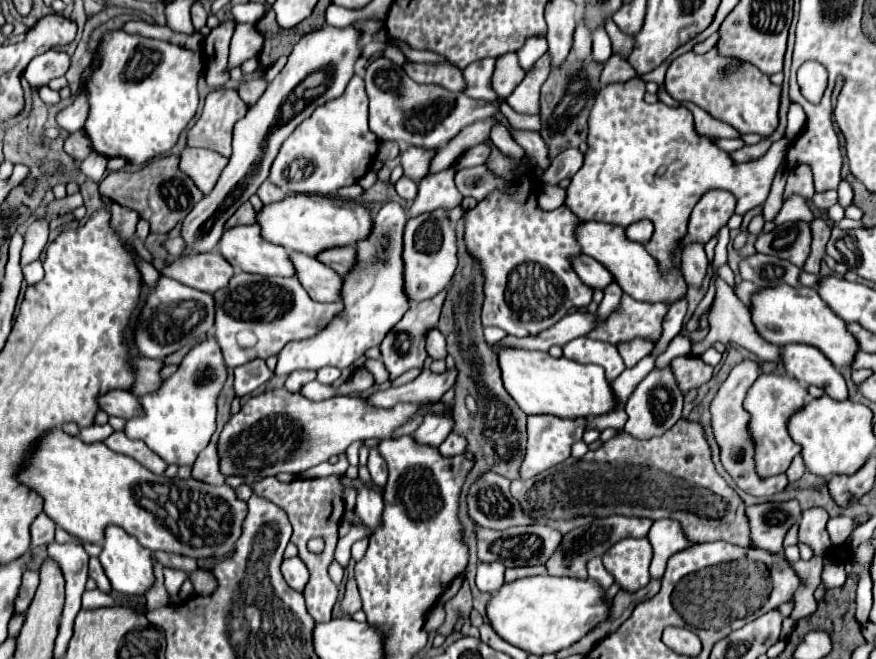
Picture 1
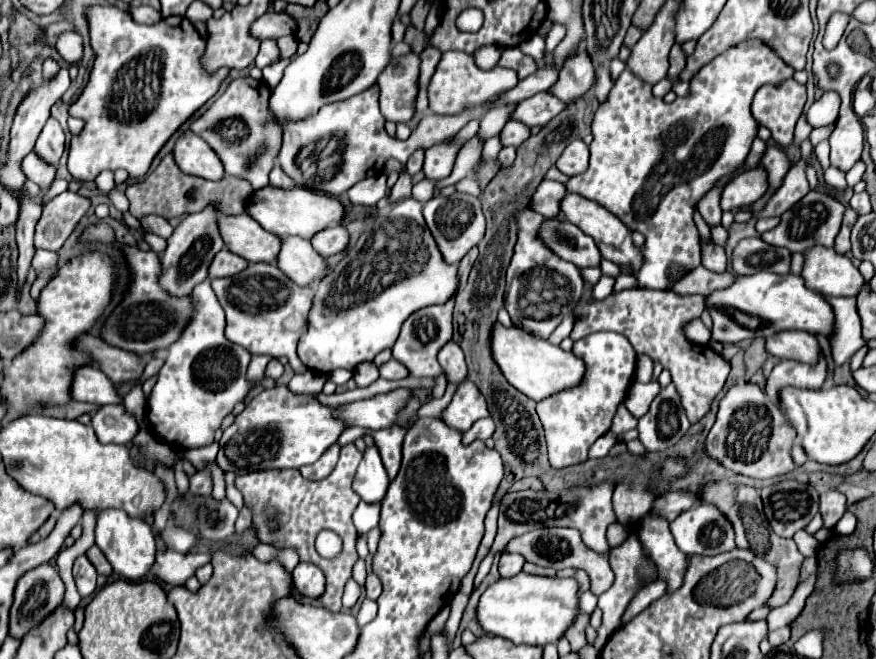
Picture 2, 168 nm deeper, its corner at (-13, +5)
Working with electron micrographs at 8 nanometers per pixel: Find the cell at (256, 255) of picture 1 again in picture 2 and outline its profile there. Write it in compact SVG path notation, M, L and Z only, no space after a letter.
M221 216L219 230L227 250L243 256L247 262L275 264L279 256L279 238L265 232L251 216Z

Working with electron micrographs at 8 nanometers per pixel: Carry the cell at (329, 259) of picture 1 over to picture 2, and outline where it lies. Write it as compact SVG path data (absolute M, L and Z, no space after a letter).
M331 226L331 228L315 234L311 244L323 258L329 258L329 256L341 254L341 252L347 252L349 232L345 230L345 226Z

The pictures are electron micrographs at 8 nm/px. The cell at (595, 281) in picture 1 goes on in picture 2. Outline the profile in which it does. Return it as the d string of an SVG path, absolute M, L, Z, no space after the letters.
M547 222L541 230L547 246L567 262L573 262L577 268L599 268L601 252L593 238L583 234L571 222Z

